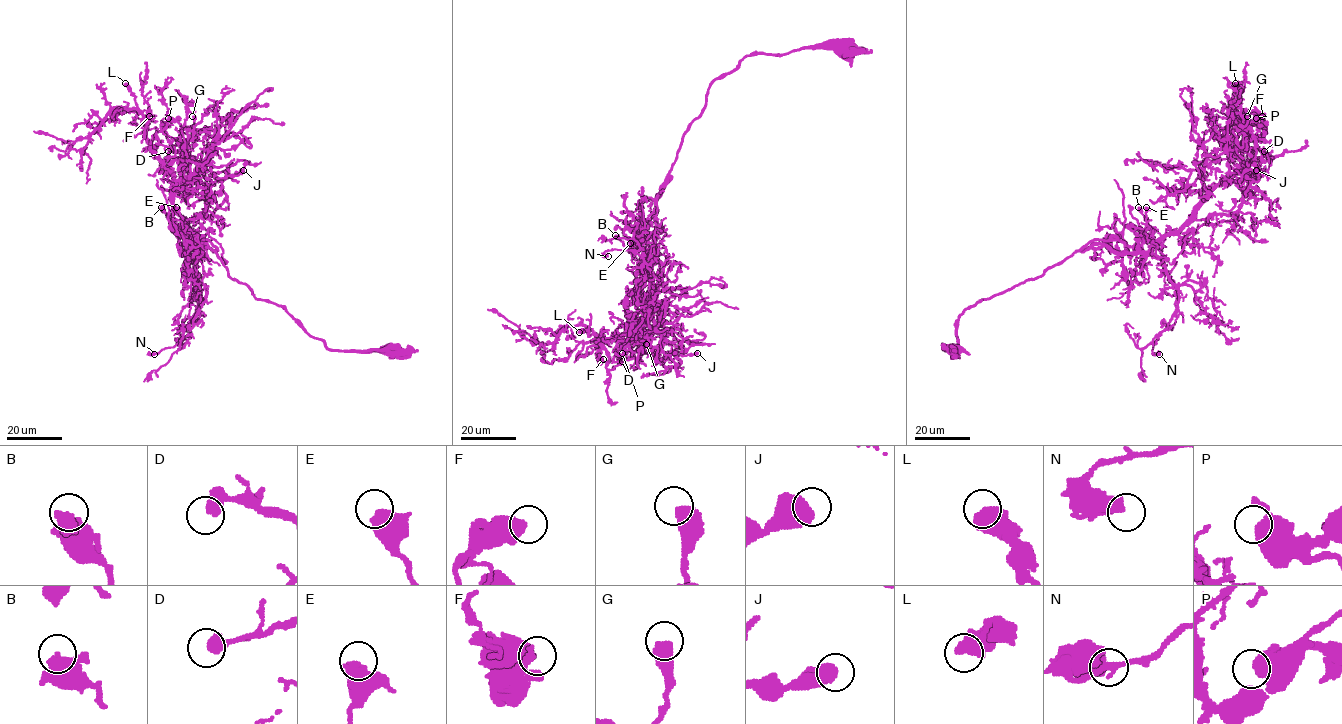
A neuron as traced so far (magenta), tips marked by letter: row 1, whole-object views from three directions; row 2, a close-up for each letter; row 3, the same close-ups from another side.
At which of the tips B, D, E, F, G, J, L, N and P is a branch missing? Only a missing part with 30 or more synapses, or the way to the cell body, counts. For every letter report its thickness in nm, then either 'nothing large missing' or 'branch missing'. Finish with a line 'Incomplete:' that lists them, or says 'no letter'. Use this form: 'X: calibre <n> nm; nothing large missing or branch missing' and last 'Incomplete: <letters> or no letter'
B: calibre 550 nm; nothing large missing
D: calibre 340 nm; nothing large missing
E: calibre 440 nm; nothing large missing
F: calibre 600 nm; nothing large missing
G: calibre 550 nm; nothing large missing
J: calibre 700 nm; nothing large missing
L: calibre 700 nm; branch missing
N: calibre 600 nm; nothing large missing
P: calibre 650 nm; nothing large missing
Incomplete: L

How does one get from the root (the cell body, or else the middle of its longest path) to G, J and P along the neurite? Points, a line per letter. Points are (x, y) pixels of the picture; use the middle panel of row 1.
G: (849, 49), (751, 54), (712, 83), (660, 187), (653, 245), (627, 296), (627, 315), (649, 325), (646, 344)
J: (849, 49), (746, 55), (712, 83), (684, 135), (657, 198), (637, 292), (675, 354), (697, 353)
P: (849, 49), (751, 54), (712, 83), (660, 187), (653, 245), (627, 296), (627, 315), (640, 329), (622, 353)

